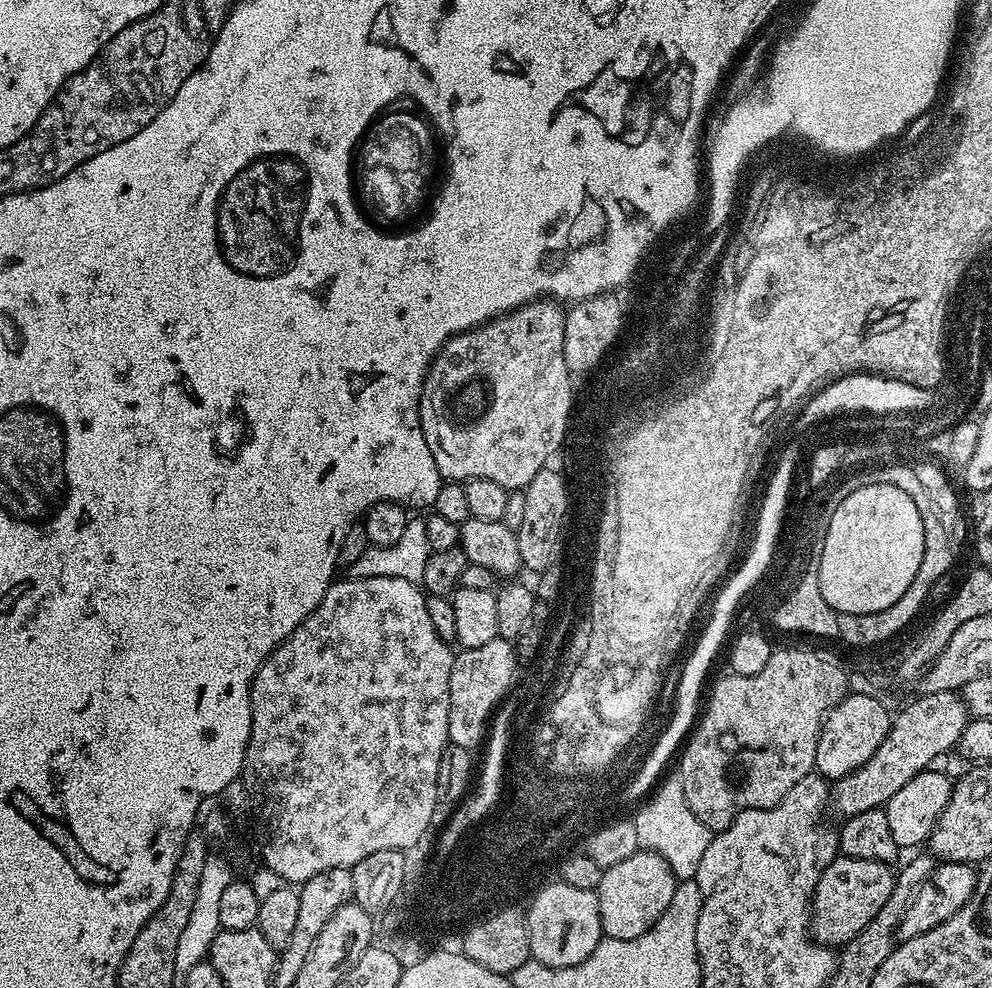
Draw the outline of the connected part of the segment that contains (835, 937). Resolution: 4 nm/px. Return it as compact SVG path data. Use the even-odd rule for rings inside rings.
M837 855L836 860L822 870L816 892L812 895L810 931L816 943L829 946L849 944L855 936L862 934L862 930L866 930L866 926L870 926L874 914L886 906L895 885L896 878L889 865Z

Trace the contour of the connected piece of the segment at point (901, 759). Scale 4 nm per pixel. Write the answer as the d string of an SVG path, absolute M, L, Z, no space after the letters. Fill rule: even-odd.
M955 691L930 693L924 692L920 694L917 700L912 700L900 713L892 716L892 729L886 734L886 738L882 742L882 746L878 746L878 750L874 750L874 758L870 758L870 762L866 762L858 770L854 770L849 776L843 776L841 780L835 781L834 791L830 796L830 804L840 818L847 818L854 814L863 814L866 810L874 810L875 808L883 808L890 798L894 798L894 794L898 794L898 790L902 790L902 786L906 786L906 782L910 782L910 778L914 778L920 772L931 769L932 764L939 758L943 752L948 752L959 745L962 738L962 730L966 730L970 713L967 704Z

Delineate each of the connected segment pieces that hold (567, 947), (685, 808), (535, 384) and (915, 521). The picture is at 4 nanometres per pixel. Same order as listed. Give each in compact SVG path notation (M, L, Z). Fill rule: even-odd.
M563 882L548 883L531 897L527 908L531 959L551 968L578 966L602 938L600 931L600 898L593 890L578 890Z
M679 774L665 775L656 784L654 791L639 805L634 812L634 823L638 830L638 842L645 852L658 854L670 866L677 881L691 880L698 870L698 862L702 862L702 854L706 854L706 846L710 846L713 833L698 818L694 818L694 810L686 802L686 790L682 790L682 778Z
M551 298L532 300L444 343L424 379L420 425L422 438L434 454L434 466L445 481L490 478L503 488L523 490L547 458L565 443L574 395L573 377L562 350L564 314L565 309ZM476 379L496 392L488 416L471 422L447 420L442 415L445 394L461 391Z
M864 482L848 493L849 496L841 498L840 505L832 508L826 530L820 566L821 594L833 611L839 614L878 614L898 602L918 574L923 550L922 518L918 514L918 506L910 502L910 494L898 490L898 486Z

